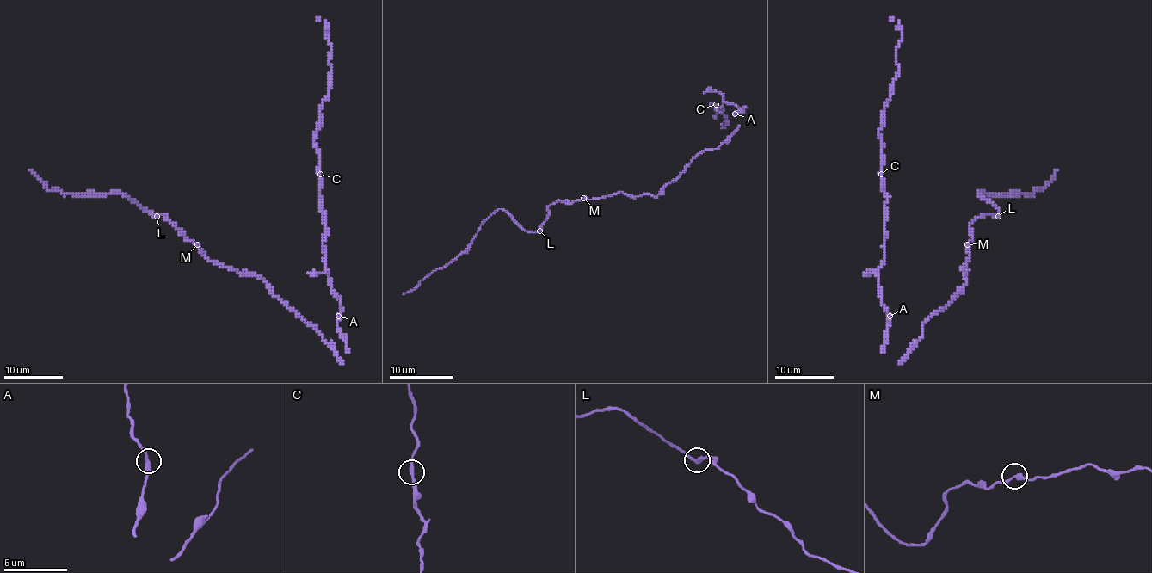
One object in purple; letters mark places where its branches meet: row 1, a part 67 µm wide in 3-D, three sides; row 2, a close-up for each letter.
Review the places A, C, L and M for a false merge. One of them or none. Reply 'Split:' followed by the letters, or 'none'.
Split: none

